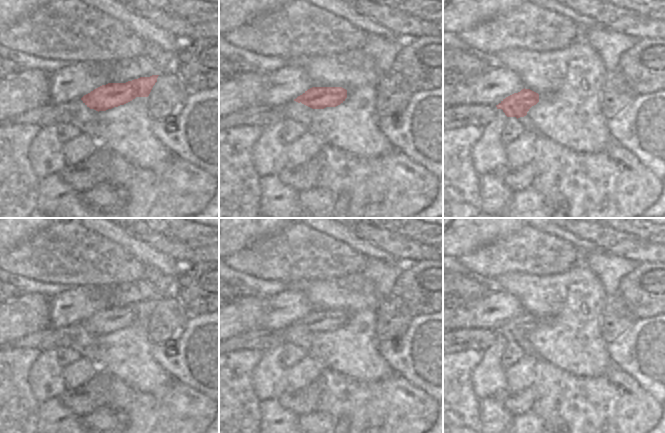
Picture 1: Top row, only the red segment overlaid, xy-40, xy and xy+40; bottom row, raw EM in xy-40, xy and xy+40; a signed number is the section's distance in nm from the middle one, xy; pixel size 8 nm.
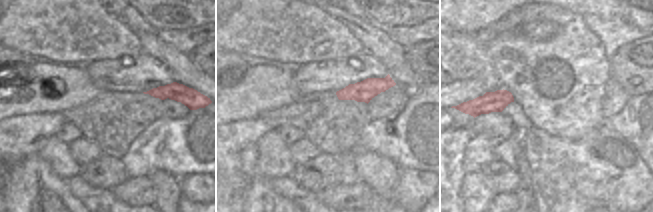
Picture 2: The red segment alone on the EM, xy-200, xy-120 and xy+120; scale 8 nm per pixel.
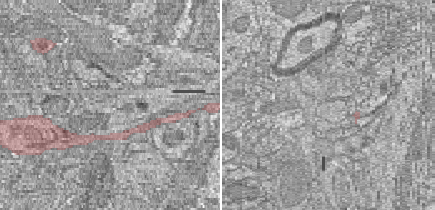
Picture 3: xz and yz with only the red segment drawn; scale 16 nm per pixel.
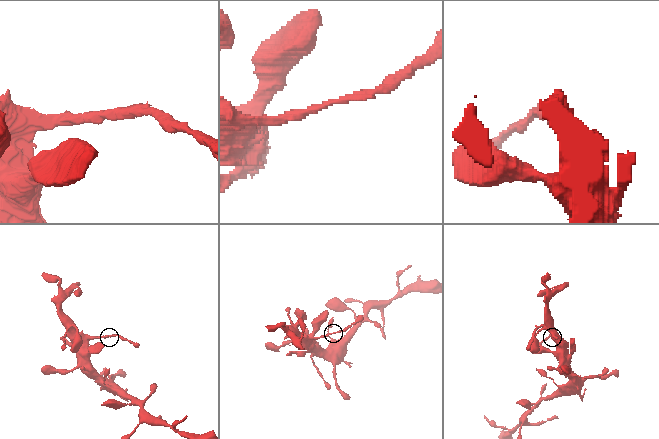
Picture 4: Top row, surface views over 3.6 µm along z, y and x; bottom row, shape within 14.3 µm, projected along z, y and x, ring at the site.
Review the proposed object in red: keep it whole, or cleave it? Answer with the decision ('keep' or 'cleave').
cleave

